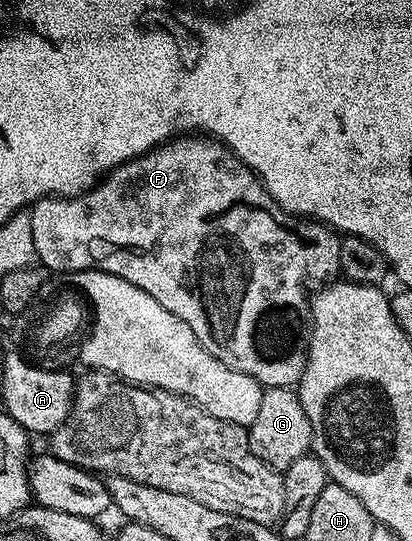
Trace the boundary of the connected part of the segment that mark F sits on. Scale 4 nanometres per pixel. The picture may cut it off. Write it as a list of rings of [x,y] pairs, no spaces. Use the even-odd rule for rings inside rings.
[[[180,135],[172,140],[156,145],[154,149],[118,165],[102,178],[88,193],[79,197],[43,197],[30,206],[33,223],[33,247],[38,264],[44,270],[52,269],[55,273],[70,275],[86,269],[100,269],[109,275],[117,275],[133,287],[141,287],[145,295],[157,299],[165,311],[173,311],[177,319],[189,323],[193,335],[225,367],[233,367],[233,371],[241,371],[241,375],[249,375],[260,385],[269,389],[286,389],[298,386],[305,364],[305,326],[309,321],[309,292],[303,284],[310,277],[327,277],[339,273],[339,256],[341,255],[340,234],[326,226],[322,221],[303,219],[294,229],[289,222],[289,214],[271,198],[267,188],[261,184],[255,172],[243,160],[235,156],[227,146],[203,135]]]

